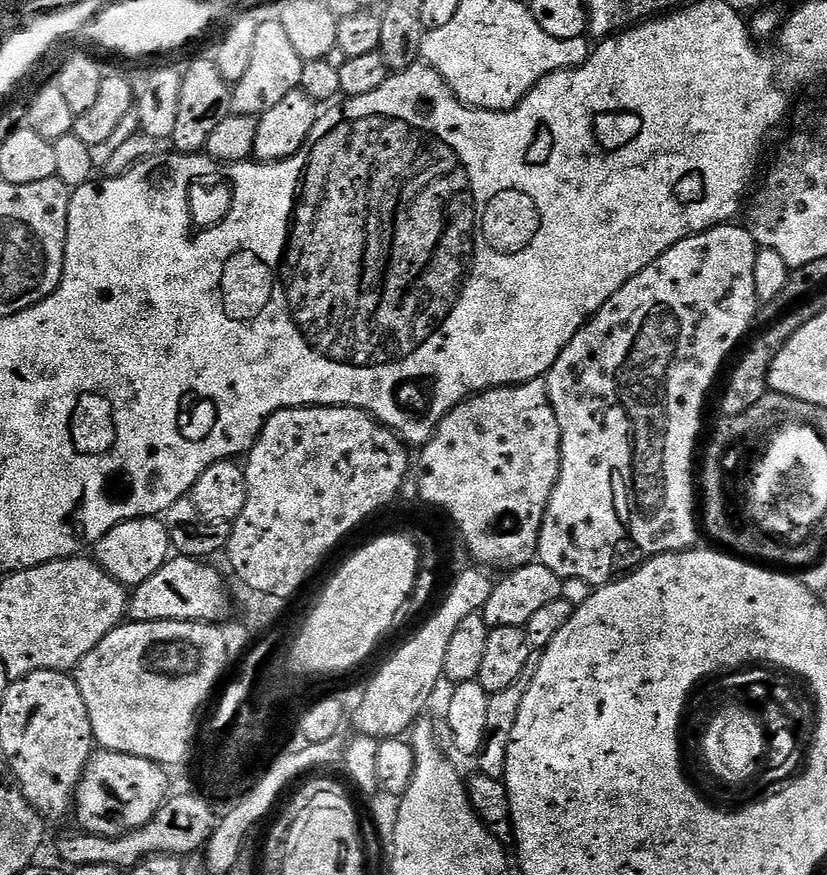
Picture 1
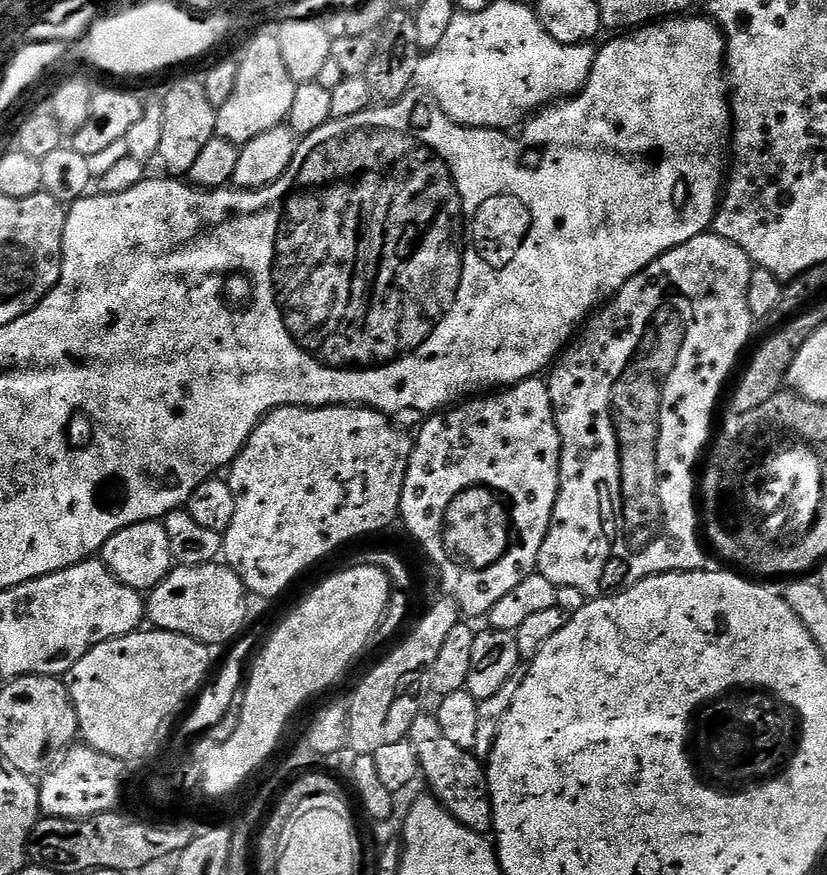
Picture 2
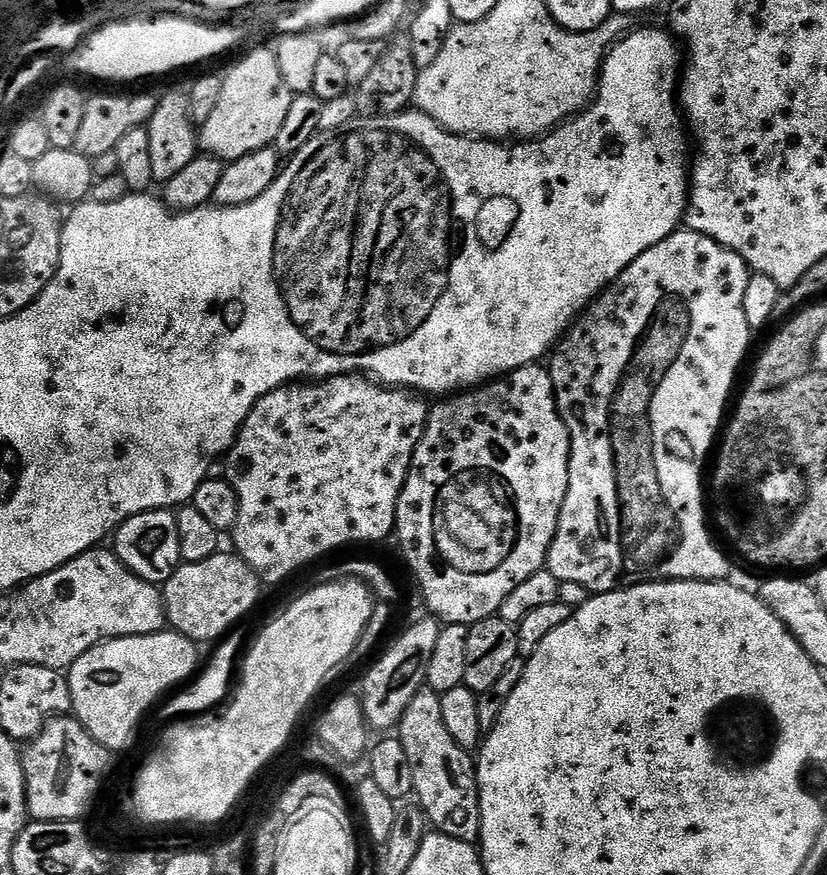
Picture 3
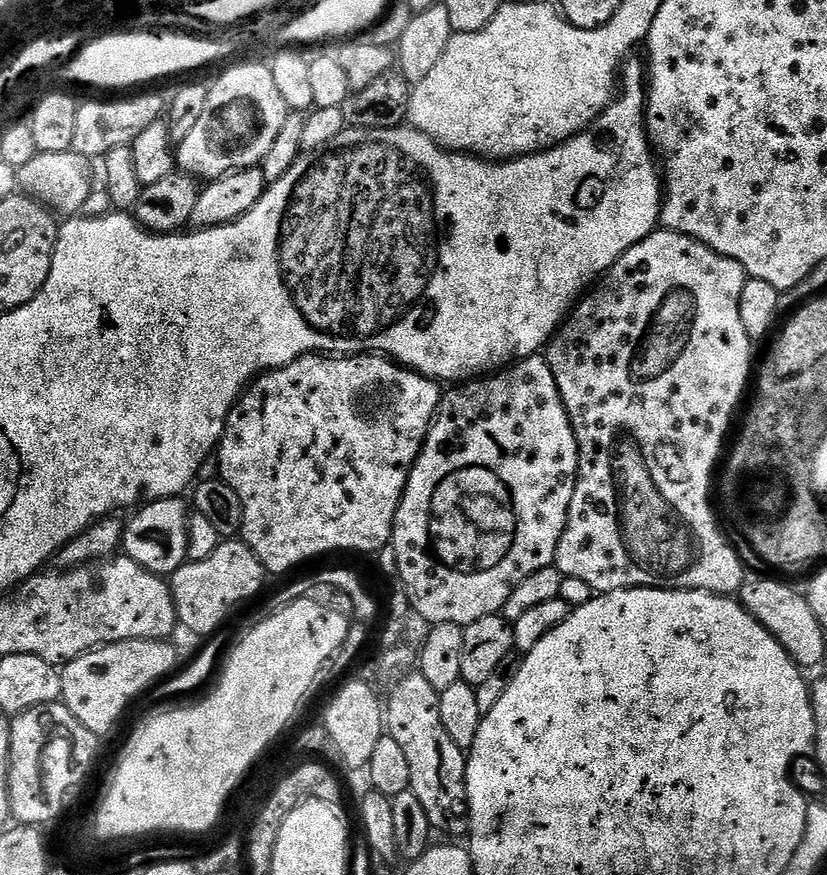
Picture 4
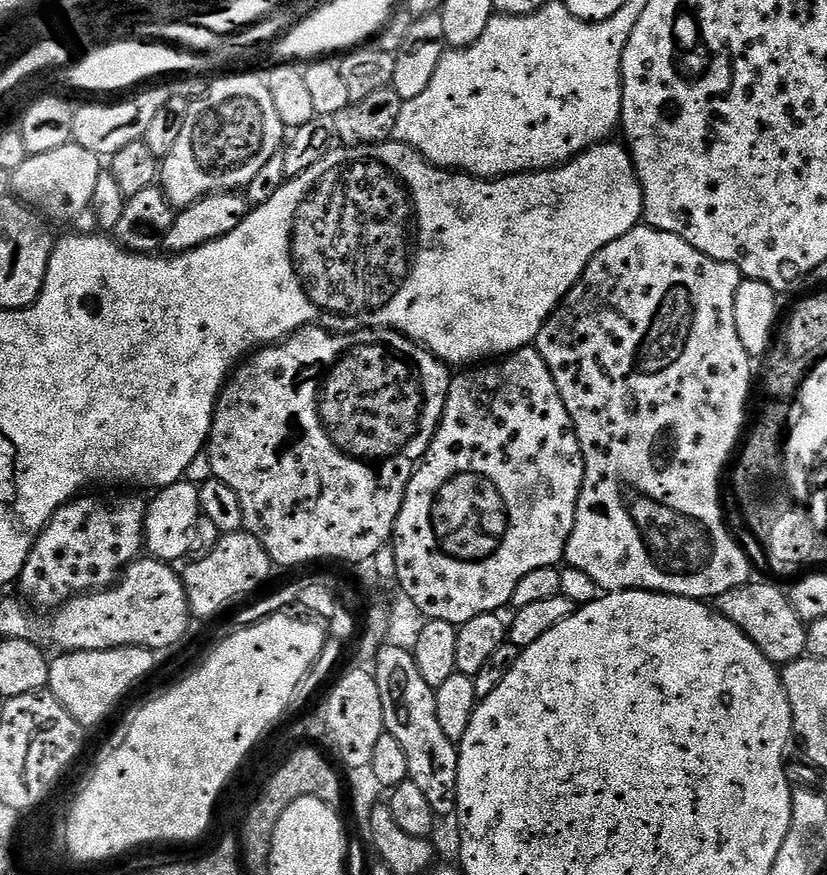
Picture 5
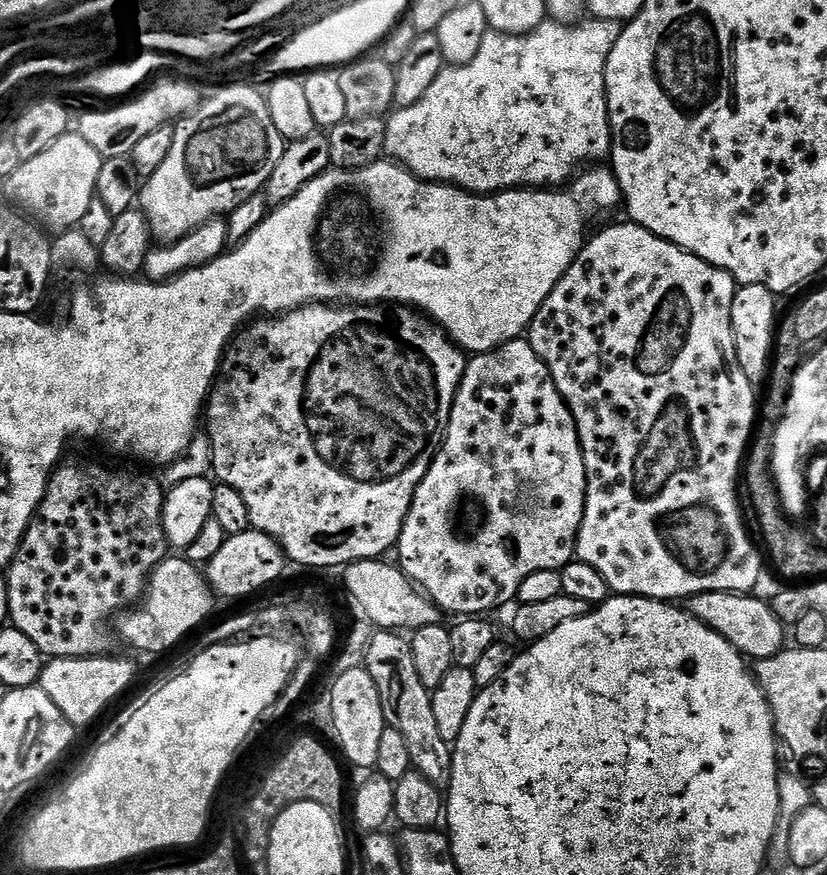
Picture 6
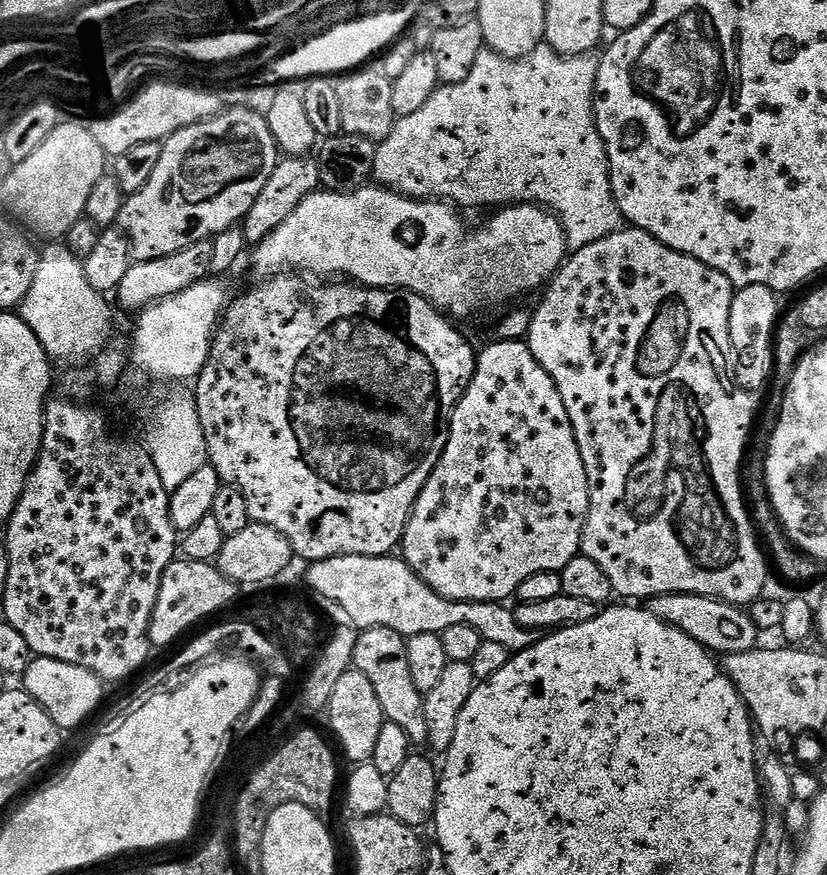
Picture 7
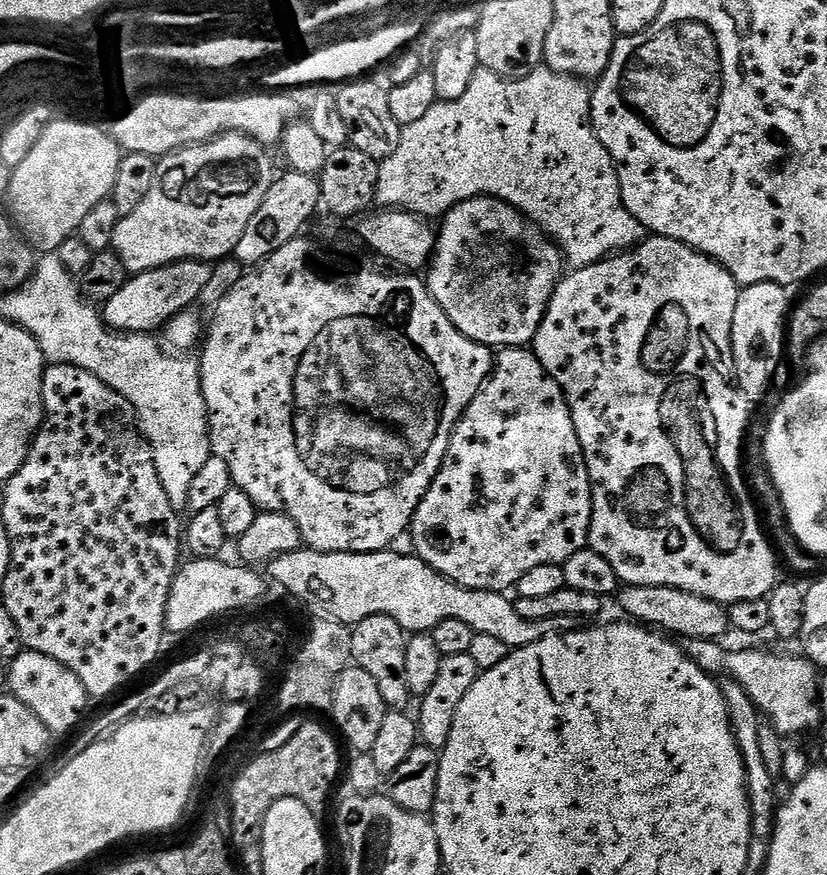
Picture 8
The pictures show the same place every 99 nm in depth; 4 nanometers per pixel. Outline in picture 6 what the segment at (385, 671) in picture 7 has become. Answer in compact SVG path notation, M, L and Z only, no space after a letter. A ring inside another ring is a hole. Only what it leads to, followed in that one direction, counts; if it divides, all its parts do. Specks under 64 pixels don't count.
M396 630L373 631L362 667L370 674L370 678L374 678L374 686L378 686L385 725L398 730L398 734L402 734L402 739L406 742L406 747L410 749L412 768L433 785L444 786L452 776L450 746L444 741L442 734L438 734L432 693L426 686L422 686L418 678L412 645L405 637L403 640L400 636L403 635Z

